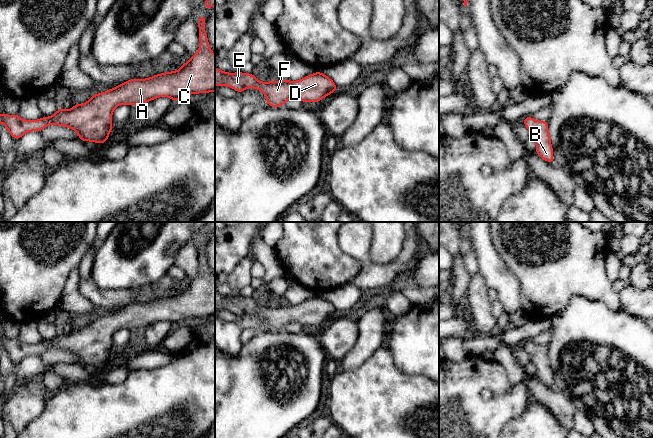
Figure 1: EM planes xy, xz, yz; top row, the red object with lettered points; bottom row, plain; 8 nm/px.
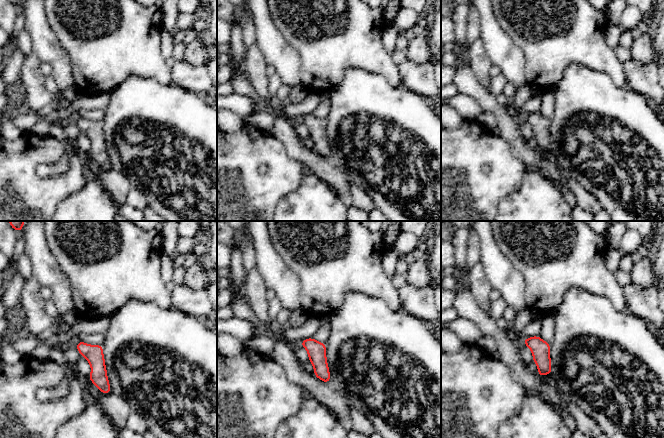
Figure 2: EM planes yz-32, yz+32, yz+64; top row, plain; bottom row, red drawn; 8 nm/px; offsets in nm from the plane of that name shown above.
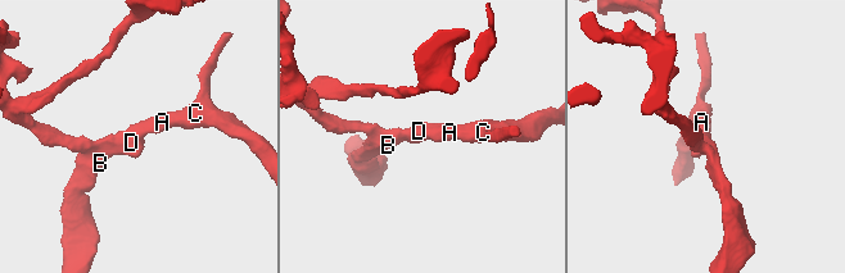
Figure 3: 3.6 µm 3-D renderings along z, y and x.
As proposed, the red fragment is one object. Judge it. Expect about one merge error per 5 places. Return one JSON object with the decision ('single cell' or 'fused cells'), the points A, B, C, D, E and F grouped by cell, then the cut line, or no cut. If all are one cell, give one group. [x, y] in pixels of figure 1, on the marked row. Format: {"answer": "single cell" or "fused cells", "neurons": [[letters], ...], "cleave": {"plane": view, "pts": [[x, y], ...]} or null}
{"answer": "single cell", "neurons": [["A", "B", "C", "D", "E", "F"]], "cleave": null}

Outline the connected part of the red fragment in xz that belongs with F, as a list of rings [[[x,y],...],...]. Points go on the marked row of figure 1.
[[[215,68],[215,85],[229,86],[242,93],[246,88],[254,88],[265,94],[269,107],[281,107],[289,99],[299,99],[303,103],[318,102],[337,90],[334,81],[320,72],[305,76],[297,81],[261,82],[252,73],[228,73]]]

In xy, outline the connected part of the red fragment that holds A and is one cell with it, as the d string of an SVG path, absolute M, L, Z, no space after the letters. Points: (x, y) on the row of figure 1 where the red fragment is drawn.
M206 15L198 18L200 46L187 63L179 70L154 75L146 79L130 79L117 87L92 95L84 104L75 104L71 109L59 108L50 117L25 120L18 114L0 114L10 135L20 139L30 131L40 132L54 124L73 129L81 141L106 143L112 131L112 113L122 104L128 106L146 104L158 97L174 101L184 100L190 94L215 92L215 55L209 47L205 31Z

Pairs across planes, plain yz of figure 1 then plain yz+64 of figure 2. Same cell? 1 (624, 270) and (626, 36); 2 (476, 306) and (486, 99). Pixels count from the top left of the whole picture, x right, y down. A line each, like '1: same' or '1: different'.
1: same
2: different

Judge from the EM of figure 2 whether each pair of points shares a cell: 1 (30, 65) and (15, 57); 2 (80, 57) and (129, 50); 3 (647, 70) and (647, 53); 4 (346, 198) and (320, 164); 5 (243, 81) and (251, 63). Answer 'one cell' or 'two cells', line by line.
1: two cells
2: one cell
3: two cells
4: one cell
5: two cells

